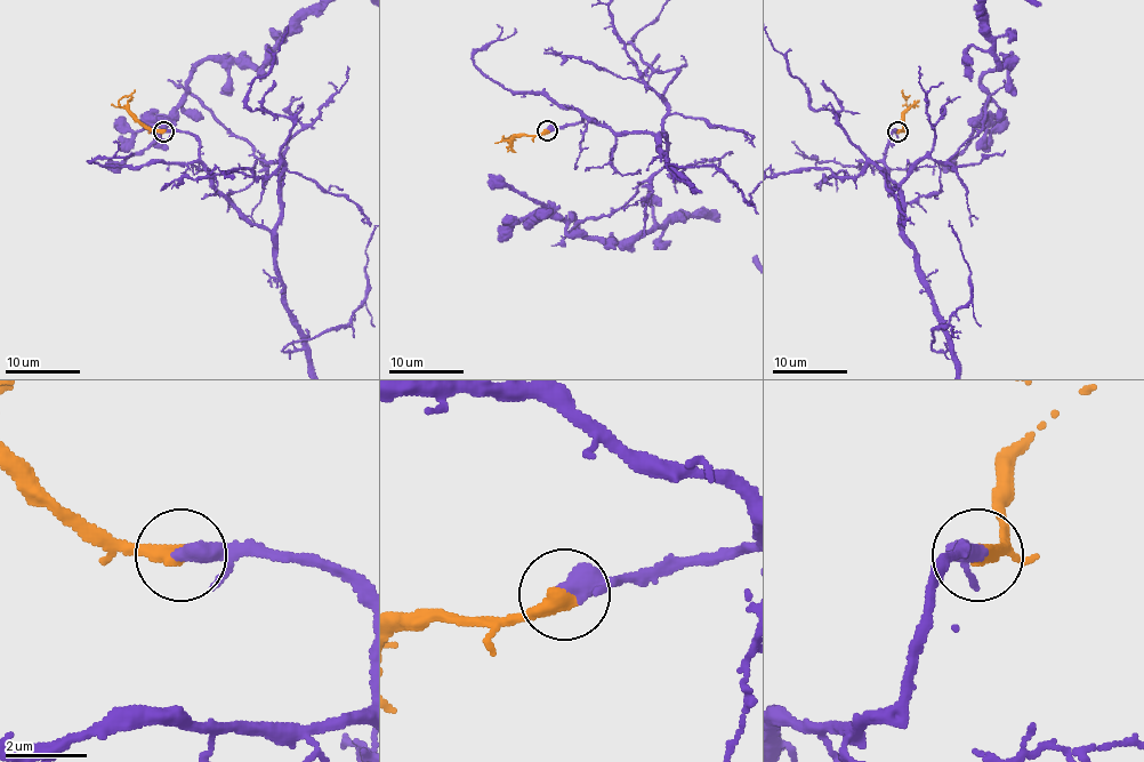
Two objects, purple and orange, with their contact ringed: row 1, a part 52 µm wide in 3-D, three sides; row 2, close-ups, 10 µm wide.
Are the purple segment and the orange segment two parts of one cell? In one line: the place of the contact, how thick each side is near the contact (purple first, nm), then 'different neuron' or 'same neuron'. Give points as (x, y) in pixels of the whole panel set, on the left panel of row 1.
place (163, 131); calibres 500 and 440 nm; same neuron

